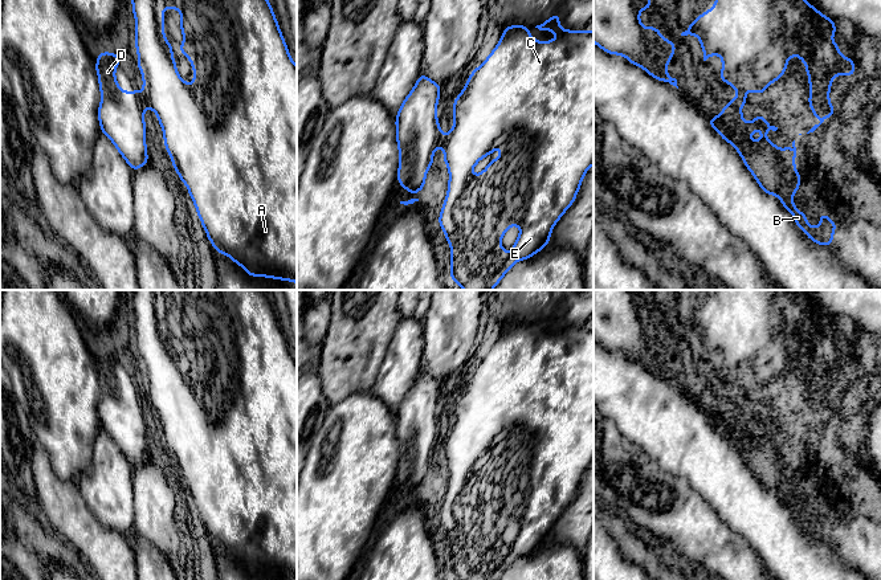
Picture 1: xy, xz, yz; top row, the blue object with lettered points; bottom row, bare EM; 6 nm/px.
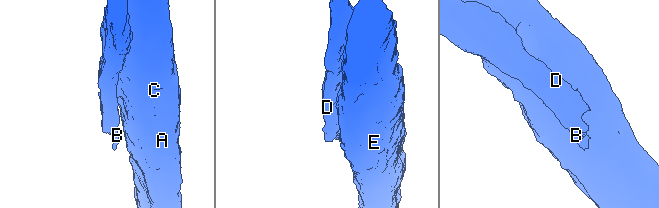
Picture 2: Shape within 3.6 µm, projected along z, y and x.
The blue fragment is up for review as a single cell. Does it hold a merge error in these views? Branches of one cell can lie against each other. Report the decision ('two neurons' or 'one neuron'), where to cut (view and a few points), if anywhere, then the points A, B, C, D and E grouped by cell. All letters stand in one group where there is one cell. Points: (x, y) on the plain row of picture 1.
two neurons | yz (737, 386), (746, 400) | A C E / B D

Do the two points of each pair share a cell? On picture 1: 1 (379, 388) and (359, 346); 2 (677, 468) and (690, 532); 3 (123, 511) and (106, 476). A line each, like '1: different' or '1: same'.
1: different
2: different
3: same

